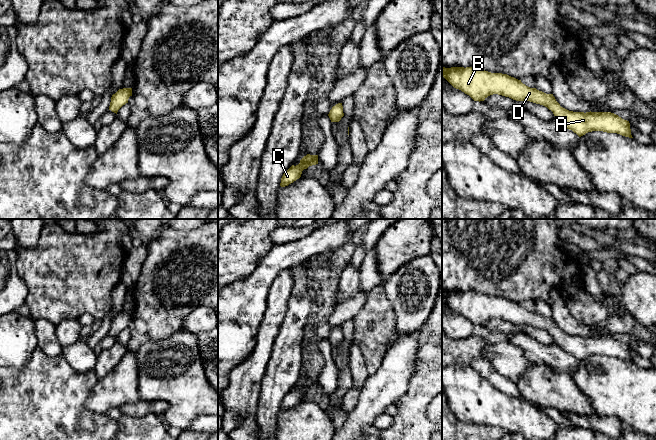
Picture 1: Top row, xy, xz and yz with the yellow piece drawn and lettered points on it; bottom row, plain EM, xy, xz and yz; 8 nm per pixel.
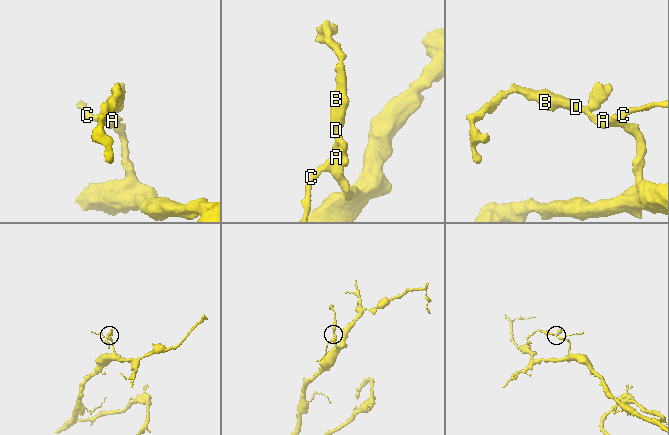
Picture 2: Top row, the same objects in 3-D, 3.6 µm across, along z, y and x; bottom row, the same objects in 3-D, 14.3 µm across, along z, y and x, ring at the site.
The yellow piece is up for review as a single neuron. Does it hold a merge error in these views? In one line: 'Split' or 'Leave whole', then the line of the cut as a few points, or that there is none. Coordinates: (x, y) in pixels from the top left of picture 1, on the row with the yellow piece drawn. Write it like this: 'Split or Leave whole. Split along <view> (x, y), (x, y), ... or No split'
Leave whole. No split

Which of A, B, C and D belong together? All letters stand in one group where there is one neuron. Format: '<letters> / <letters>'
A B C D

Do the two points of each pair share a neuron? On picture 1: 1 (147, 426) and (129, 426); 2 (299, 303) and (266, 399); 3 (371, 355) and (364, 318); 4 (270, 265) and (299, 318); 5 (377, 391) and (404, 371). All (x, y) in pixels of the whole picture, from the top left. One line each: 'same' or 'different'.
1: same
2: same
3: same
4: different
5: same

